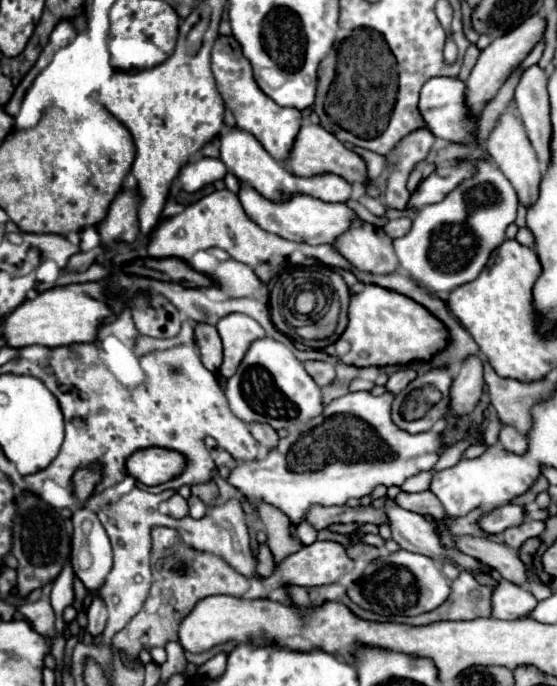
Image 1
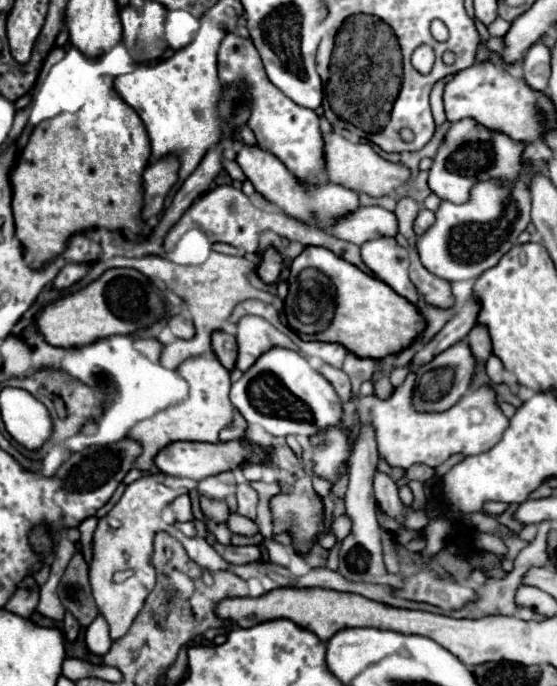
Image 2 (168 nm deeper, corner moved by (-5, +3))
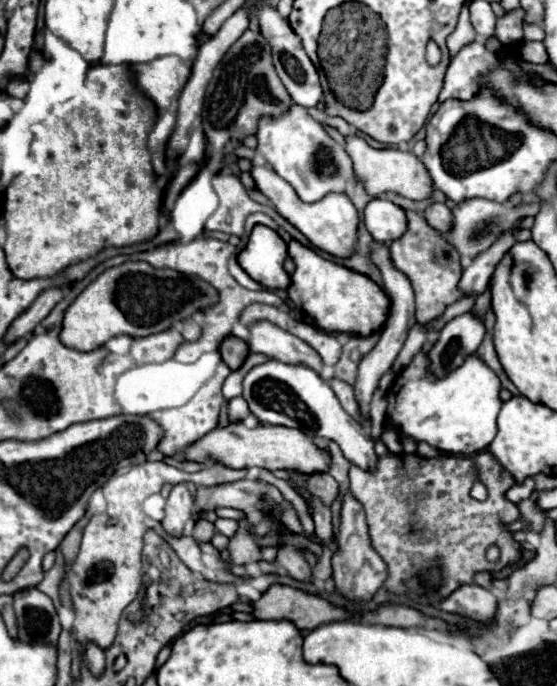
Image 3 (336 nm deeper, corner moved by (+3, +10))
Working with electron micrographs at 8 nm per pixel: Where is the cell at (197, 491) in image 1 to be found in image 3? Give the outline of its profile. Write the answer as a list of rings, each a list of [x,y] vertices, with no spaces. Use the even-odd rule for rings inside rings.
[[[199,518],[199,520],[195,522],[195,528],[193,528],[193,538],[195,538],[197,542],[209,542],[211,536],[213,536],[213,532],[215,532],[213,522],[209,522],[207,518]]]

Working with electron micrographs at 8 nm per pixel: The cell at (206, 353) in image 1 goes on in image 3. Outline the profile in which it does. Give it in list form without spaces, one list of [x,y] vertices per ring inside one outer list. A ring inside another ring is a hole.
[[[227,336],[221,346],[219,346],[219,354],[223,358],[223,362],[231,368],[231,370],[237,370],[243,360],[247,358],[249,350],[247,350],[247,344],[241,340],[241,338],[235,338],[235,336]]]

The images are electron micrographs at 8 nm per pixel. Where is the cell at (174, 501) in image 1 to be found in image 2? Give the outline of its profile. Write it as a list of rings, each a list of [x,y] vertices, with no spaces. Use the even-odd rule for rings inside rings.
[[[181,495],[171,503],[177,521],[193,521],[193,513],[191,513],[191,499],[189,495]]]

